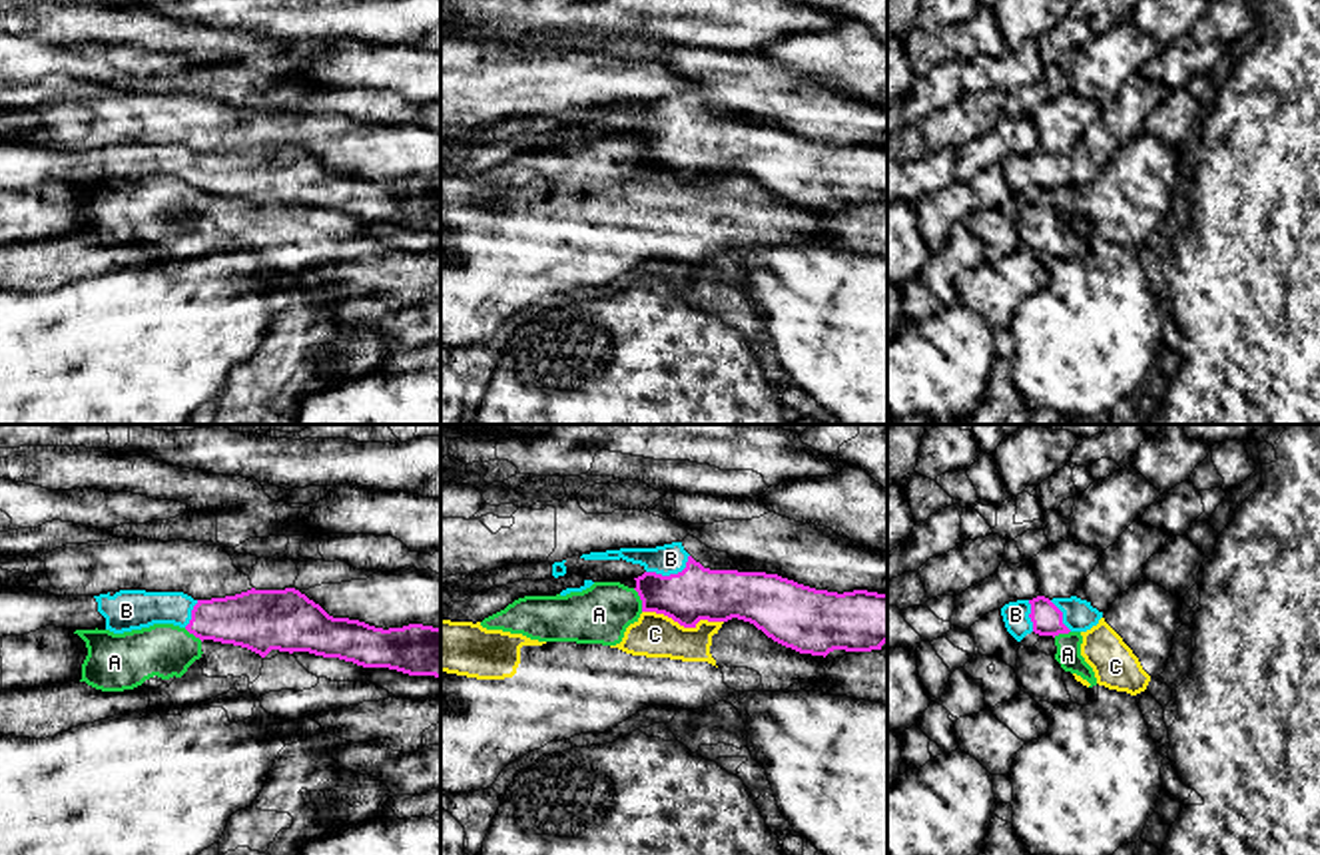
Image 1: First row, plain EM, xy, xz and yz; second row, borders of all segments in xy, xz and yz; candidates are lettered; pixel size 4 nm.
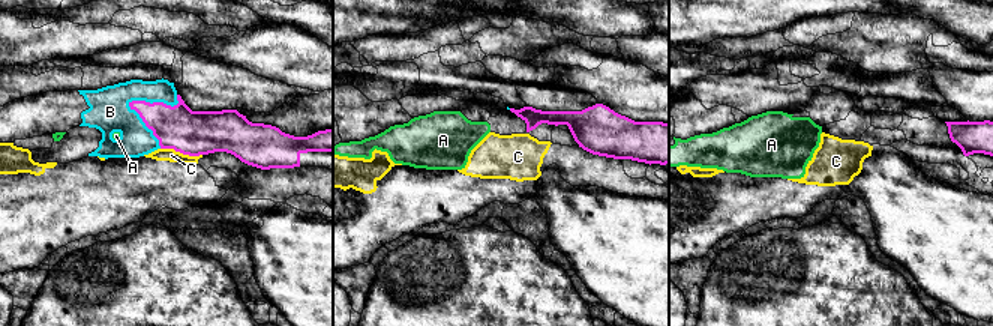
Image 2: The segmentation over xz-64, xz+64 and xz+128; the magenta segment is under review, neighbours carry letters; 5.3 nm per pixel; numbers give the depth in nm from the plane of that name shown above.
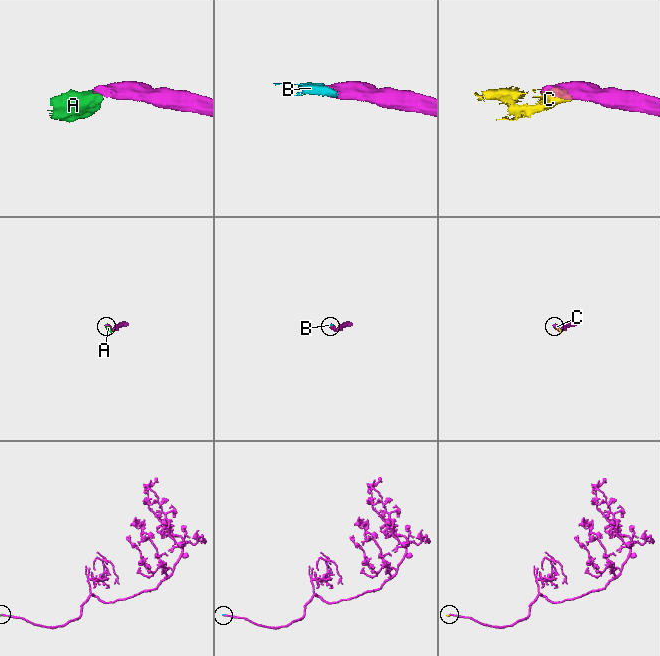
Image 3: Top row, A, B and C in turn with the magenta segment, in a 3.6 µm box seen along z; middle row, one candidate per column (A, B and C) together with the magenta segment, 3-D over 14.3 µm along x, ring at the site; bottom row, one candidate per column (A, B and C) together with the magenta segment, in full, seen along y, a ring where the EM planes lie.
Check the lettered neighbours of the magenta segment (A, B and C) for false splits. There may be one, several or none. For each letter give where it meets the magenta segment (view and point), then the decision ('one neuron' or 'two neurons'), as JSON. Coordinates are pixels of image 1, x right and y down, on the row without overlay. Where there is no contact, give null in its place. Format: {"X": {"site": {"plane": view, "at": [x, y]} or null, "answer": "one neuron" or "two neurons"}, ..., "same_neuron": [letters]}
{"A": {"site": {"plane": "xz", "at": [641, 152]}, "answer": "two neurons"}, "B": {"site": {"plane": "xz", "at": [670, 128]}, "answer": "one neuron"}, "C": {"site": {"plane": "xz", "at": [682, 178]}, "answer": "two neurons"}, "same_neuron": ["B"]}

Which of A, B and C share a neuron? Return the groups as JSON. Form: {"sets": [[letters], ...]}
{"sets": [["A", "C"], ["B"]]}

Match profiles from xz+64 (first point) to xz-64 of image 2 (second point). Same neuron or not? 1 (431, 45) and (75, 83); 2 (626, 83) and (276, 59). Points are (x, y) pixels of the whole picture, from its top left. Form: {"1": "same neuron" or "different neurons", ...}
{"1": "same neuron", "2": "different neurons"}

